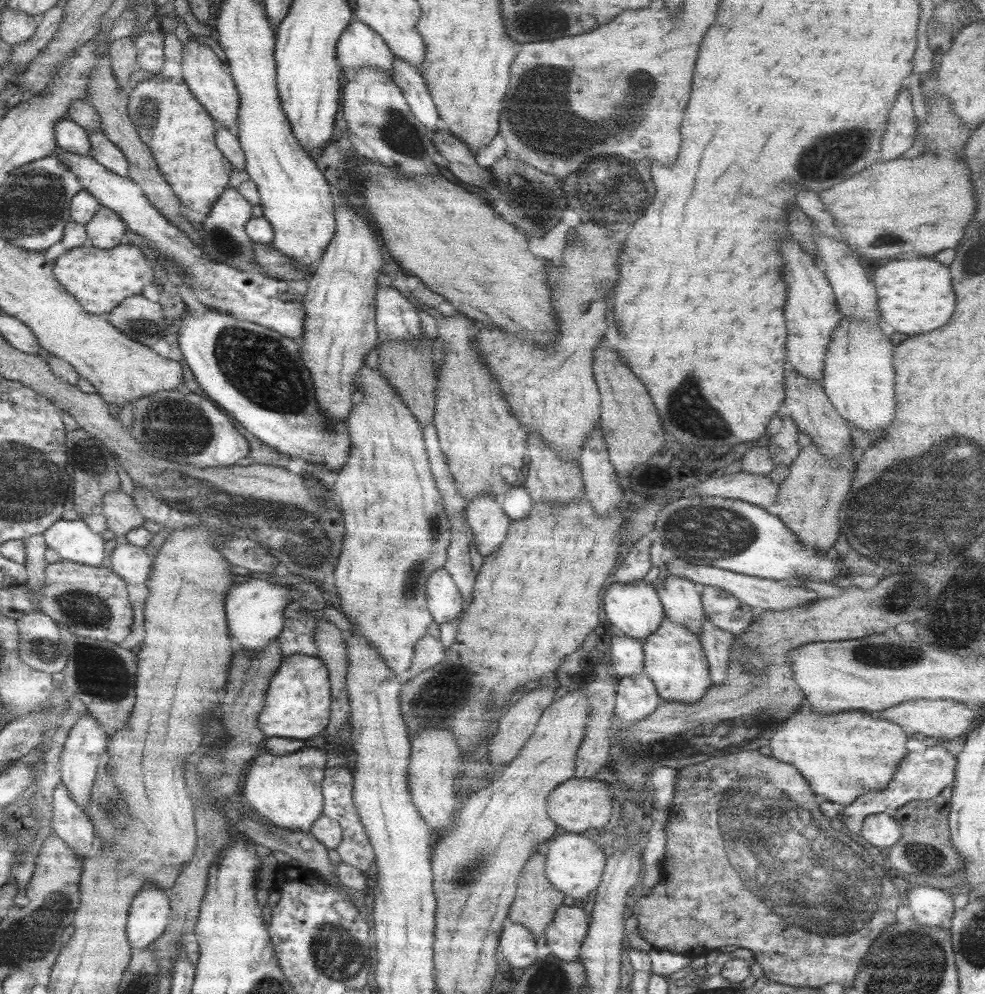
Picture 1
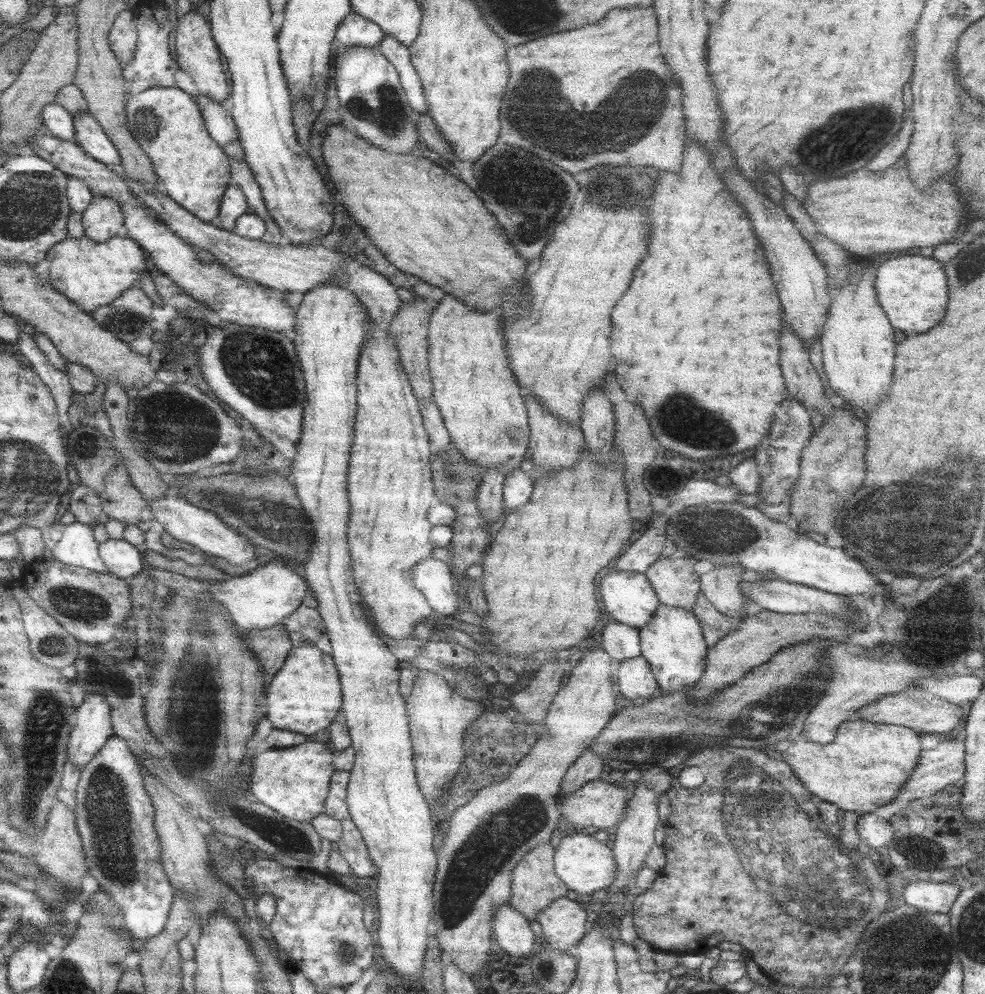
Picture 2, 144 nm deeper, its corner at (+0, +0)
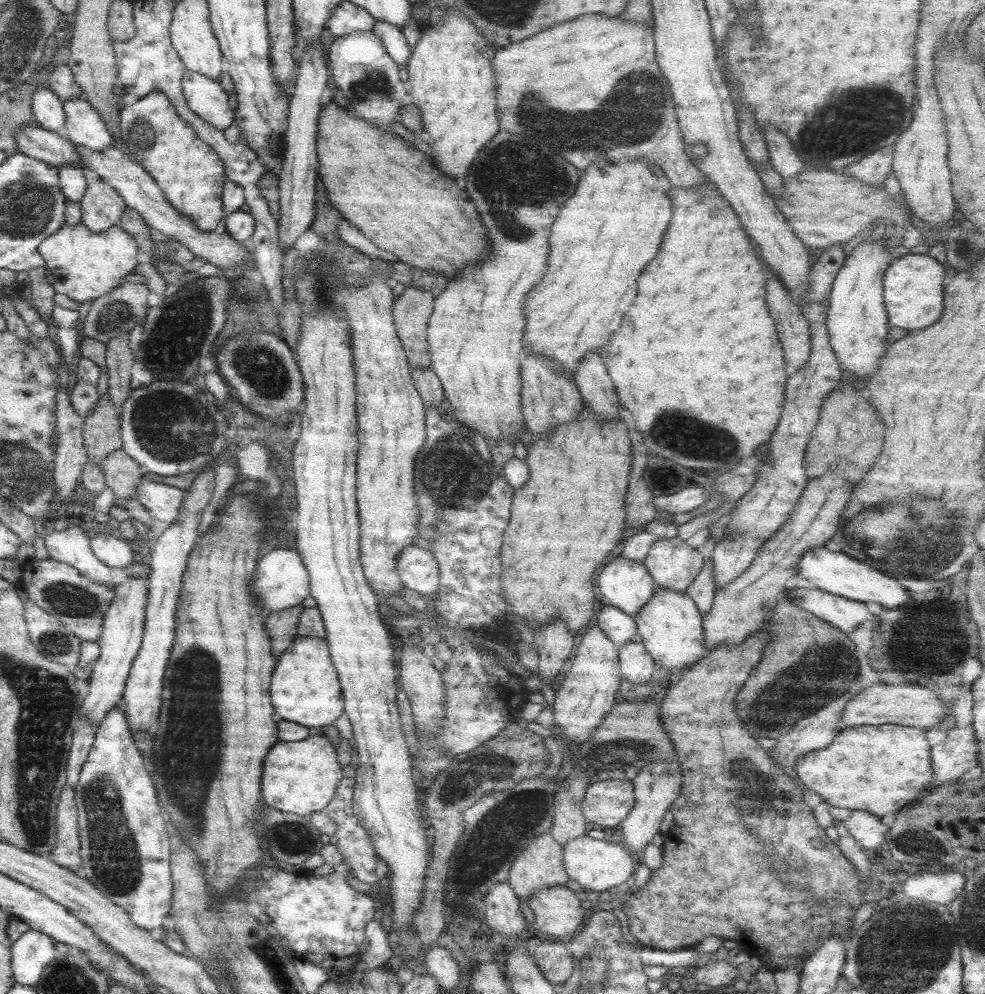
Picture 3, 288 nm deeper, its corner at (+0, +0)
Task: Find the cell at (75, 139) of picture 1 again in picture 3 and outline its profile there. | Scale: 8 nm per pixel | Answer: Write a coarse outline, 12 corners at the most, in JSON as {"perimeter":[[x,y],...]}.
{"perimeter":[[49,88],[31,96],[35,126],[61,134],[63,100]]}

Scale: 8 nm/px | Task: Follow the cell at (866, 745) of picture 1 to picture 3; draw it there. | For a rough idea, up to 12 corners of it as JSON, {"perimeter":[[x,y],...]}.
{"perimeter":[[845,726],[791,776],[881,818],[931,782],[925,730]]}

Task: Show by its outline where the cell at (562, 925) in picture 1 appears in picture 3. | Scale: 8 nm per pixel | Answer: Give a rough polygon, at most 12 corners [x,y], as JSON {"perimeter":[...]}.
{"perimeter":[[553,886],[527,902],[531,930],[569,942],[583,928],[575,892]]}

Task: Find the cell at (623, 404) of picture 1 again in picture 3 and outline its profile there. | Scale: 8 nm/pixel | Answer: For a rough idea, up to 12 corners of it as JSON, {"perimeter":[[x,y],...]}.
{"perimeter":[[631,446],[625,494],[625,530],[659,518],[643,482],[647,452]]}

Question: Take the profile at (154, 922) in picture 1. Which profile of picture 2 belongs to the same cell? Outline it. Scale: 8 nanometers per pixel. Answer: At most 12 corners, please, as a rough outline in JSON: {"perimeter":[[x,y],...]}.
{"perimeter":[[115,736],[81,770],[75,826],[123,930],[163,932],[143,768]]}

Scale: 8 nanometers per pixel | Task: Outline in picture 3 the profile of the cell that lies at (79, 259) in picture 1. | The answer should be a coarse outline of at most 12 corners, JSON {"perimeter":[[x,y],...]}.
{"perimeter":[[65,226],[39,248],[45,278],[79,308],[135,272],[139,244],[113,226]]}

